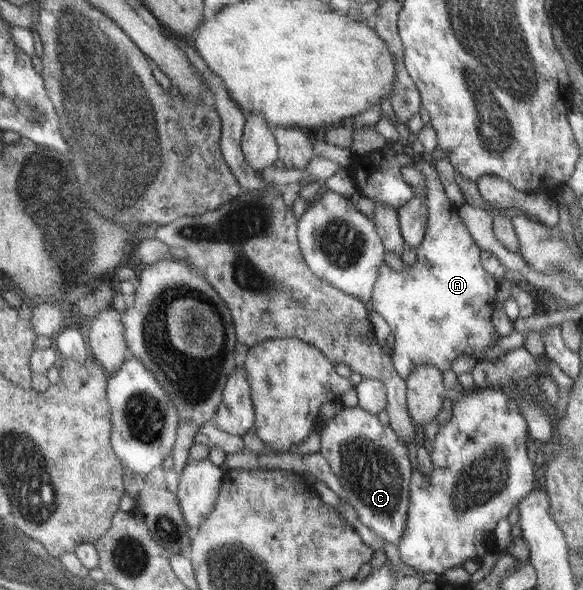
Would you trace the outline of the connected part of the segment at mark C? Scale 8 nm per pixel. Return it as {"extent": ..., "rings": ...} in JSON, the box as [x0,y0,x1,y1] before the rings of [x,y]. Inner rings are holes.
{"extent":[318,406,413,545],"rings":[[[360,406],[344,407],[320,427],[321,448],[318,451],[327,460],[333,472],[345,488],[349,504],[355,507],[359,520],[368,526],[383,541],[399,545],[405,531],[410,503],[410,482],[413,466],[407,451],[407,444],[391,424],[383,425],[377,415]]]}

